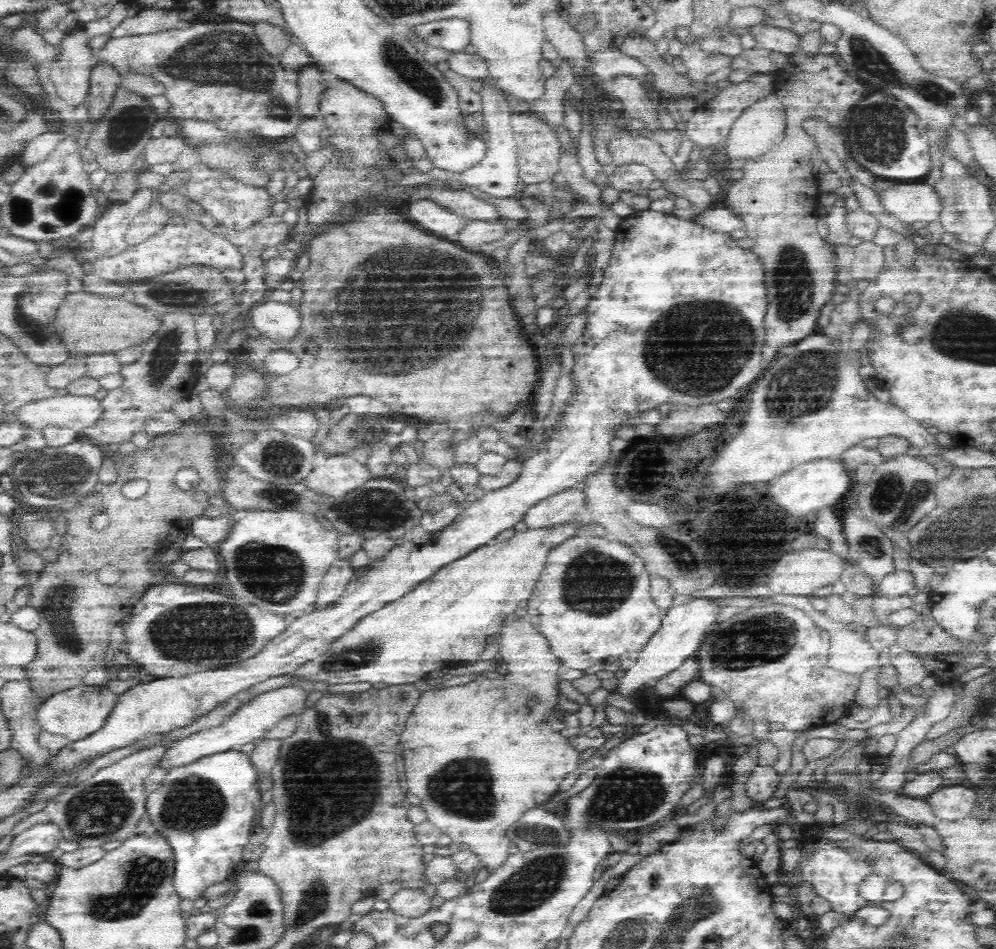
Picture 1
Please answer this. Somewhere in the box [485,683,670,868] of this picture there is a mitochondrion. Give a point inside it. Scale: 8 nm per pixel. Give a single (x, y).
(626, 796)

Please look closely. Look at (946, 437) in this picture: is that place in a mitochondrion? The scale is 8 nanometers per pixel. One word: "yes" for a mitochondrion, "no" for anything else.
no

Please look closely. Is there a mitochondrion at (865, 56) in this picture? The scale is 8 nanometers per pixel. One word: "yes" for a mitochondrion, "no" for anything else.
yes

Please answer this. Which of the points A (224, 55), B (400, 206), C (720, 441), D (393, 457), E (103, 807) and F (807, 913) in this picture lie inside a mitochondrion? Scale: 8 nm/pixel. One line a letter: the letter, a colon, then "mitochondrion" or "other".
A: mitochondrion
B: other
C: other
D: other
E: mitochondrion
F: other

